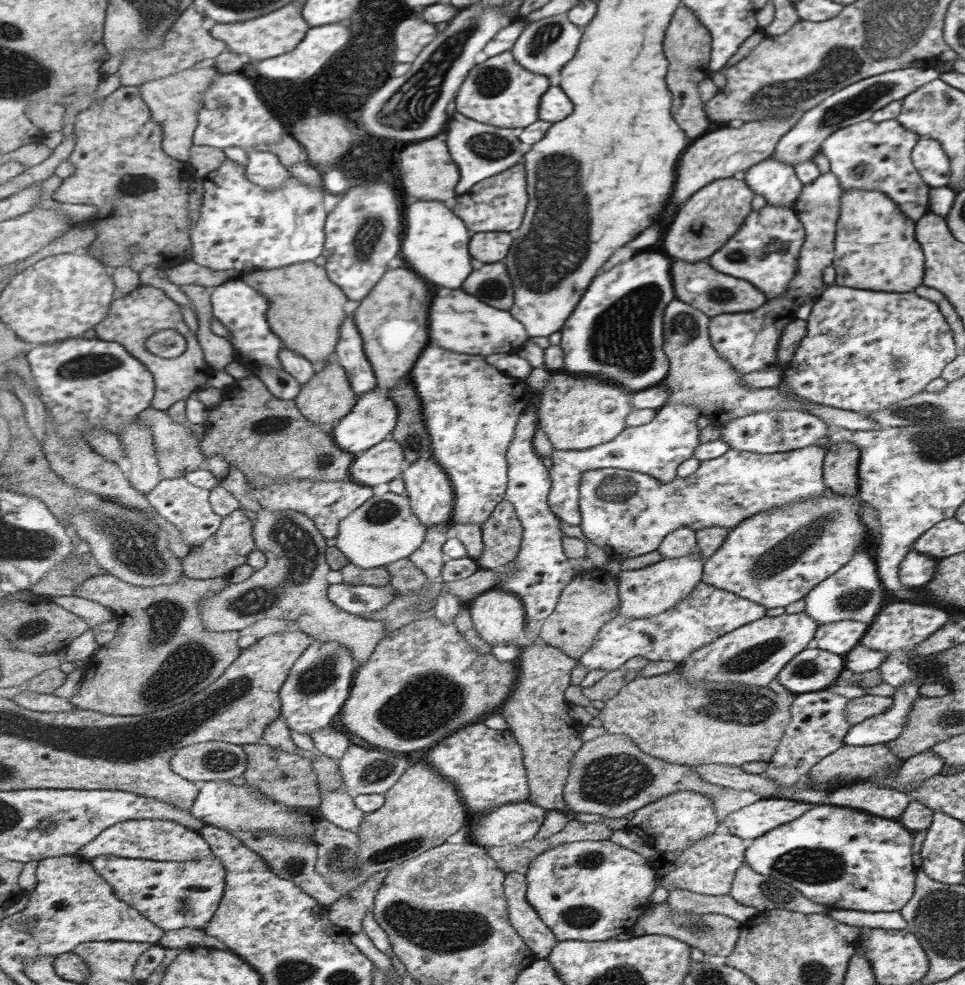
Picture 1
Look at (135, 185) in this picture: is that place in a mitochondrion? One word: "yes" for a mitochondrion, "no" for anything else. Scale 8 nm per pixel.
yes

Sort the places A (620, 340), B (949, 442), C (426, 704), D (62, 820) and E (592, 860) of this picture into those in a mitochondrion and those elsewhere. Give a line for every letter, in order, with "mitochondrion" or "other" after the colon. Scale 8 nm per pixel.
A: mitochondrion
B: mitochondrion
C: mitochondrion
D: other
E: mitochondrion

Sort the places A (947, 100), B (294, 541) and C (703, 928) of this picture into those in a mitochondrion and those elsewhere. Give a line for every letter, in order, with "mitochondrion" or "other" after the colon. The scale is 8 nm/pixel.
A: mitochondrion
B: mitochondrion
C: mitochondrion

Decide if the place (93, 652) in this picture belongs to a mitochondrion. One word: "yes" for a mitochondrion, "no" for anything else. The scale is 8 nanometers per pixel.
no

